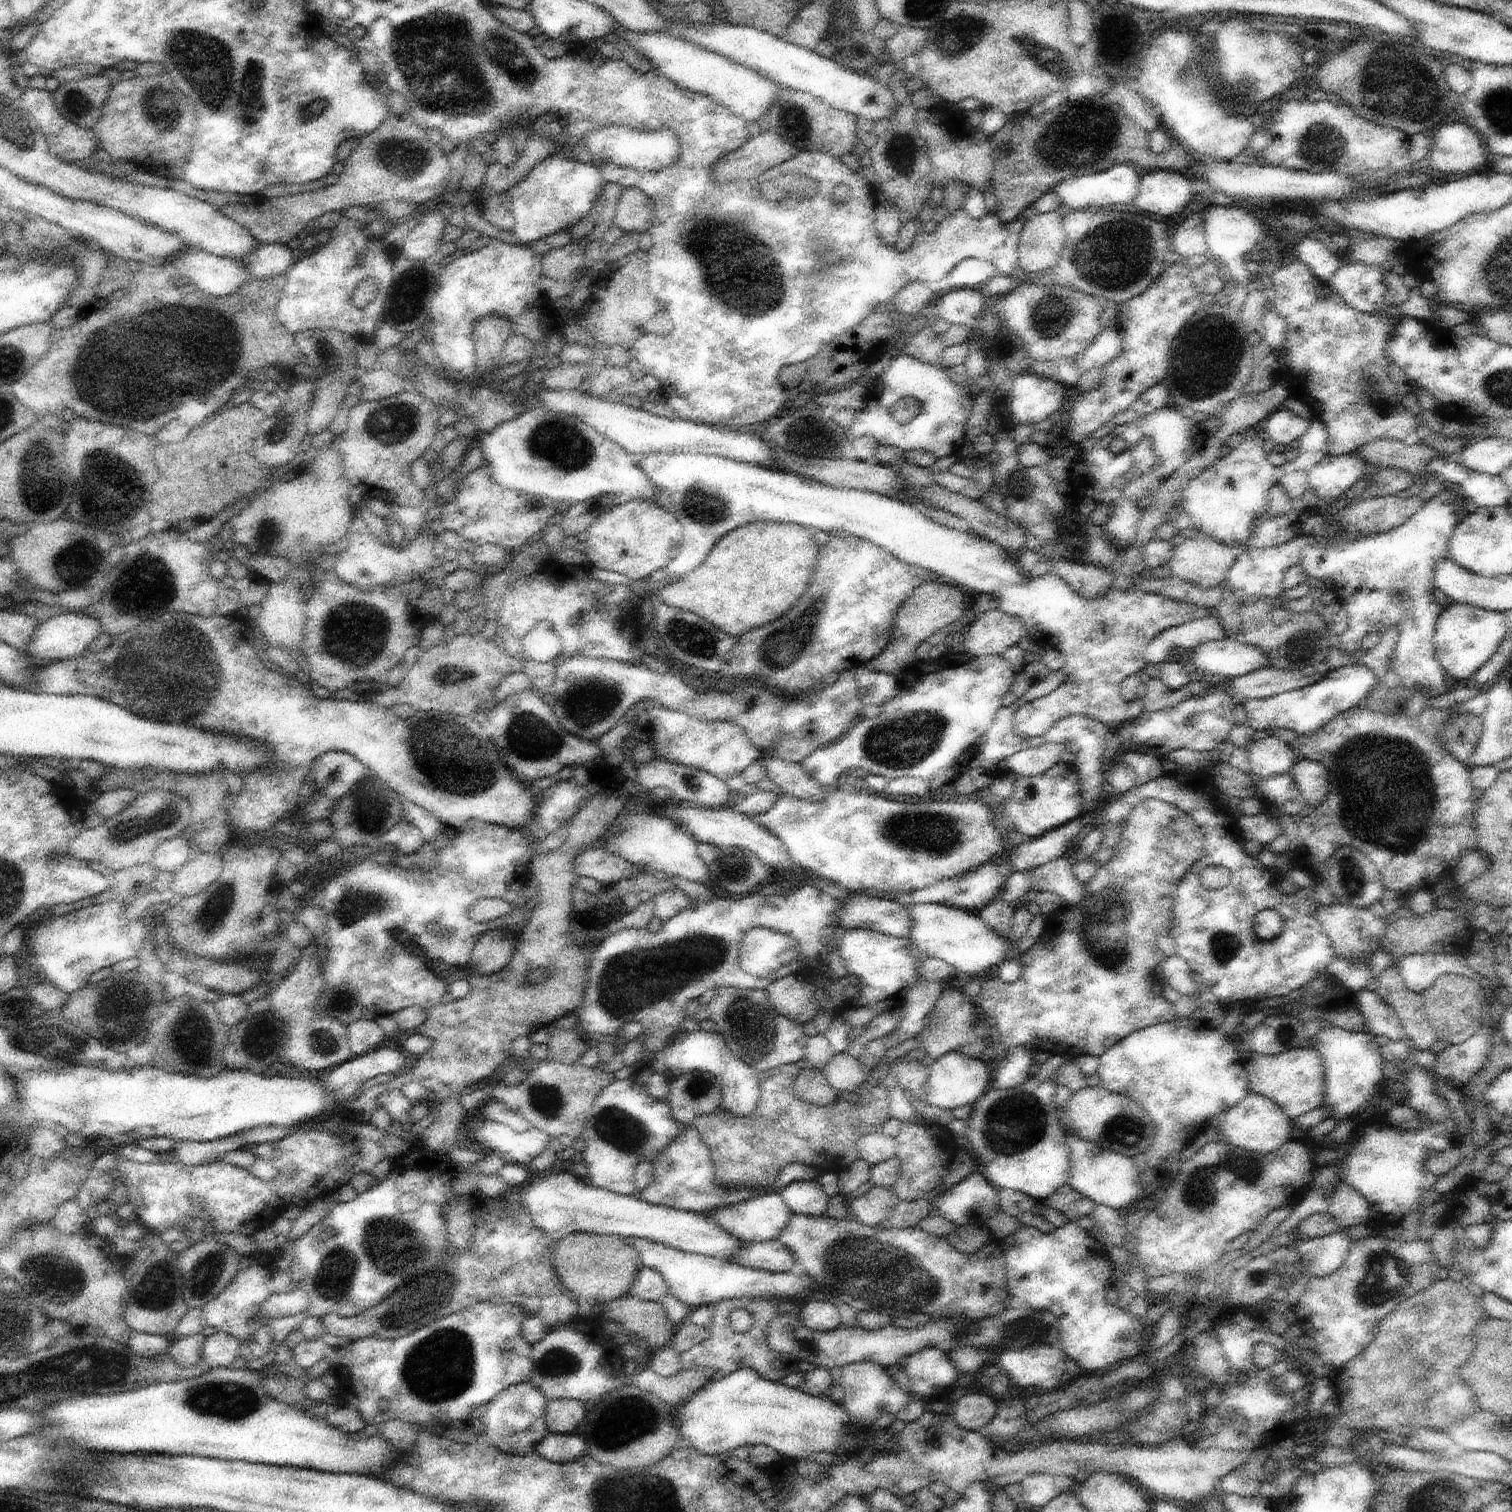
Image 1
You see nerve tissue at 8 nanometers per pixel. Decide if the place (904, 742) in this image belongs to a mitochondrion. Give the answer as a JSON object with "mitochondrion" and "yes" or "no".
{"mitochondrion":"yes"}

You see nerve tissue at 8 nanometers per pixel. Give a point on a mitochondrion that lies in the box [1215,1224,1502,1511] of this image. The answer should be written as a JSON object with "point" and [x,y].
{"point":[1387,1276]}

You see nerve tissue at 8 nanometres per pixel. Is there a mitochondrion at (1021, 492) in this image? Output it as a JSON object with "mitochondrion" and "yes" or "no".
{"mitochondrion":"yes"}

